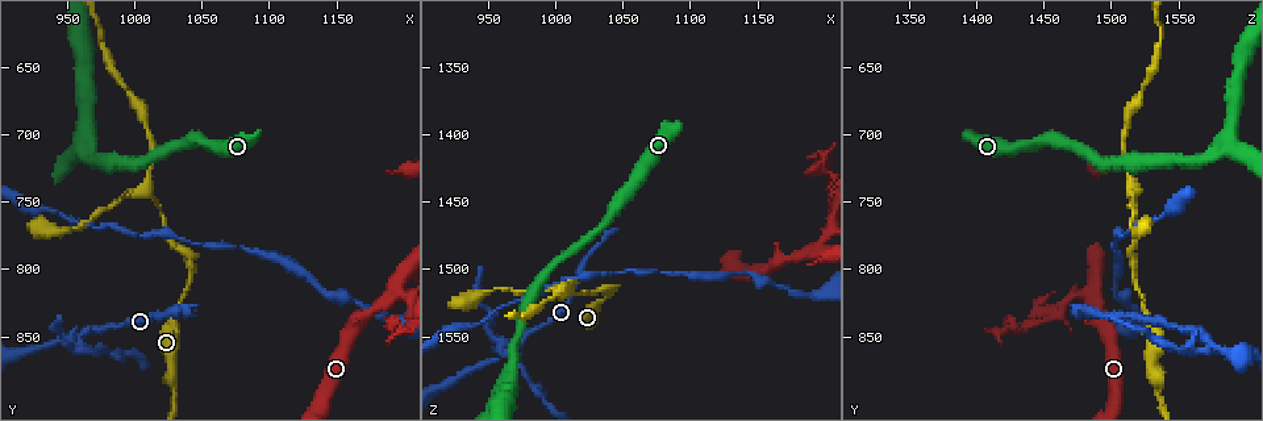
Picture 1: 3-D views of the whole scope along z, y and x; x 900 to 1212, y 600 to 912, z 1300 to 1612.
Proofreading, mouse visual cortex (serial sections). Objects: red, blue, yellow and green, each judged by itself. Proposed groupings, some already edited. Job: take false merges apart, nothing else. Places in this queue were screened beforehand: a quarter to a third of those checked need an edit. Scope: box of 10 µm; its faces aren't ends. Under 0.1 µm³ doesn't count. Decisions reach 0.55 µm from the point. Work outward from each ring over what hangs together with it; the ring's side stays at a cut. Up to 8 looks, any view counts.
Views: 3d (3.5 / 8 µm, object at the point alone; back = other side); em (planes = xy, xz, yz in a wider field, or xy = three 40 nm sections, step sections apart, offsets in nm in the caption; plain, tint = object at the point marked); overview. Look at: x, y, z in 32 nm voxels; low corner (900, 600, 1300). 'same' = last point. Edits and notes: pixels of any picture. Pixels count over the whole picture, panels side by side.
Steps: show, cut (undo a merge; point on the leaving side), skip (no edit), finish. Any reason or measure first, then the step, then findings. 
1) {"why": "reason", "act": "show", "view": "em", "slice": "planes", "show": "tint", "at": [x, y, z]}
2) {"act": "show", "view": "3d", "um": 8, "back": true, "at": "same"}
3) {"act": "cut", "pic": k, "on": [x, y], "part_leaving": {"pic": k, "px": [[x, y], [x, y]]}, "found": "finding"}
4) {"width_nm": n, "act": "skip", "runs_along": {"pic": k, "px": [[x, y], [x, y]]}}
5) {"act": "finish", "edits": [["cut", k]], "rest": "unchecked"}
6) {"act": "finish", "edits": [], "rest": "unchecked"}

{"why": "arms part here", "act": "show", "view": "3d", "um": 8, "at": [1010, 742, 1518]}

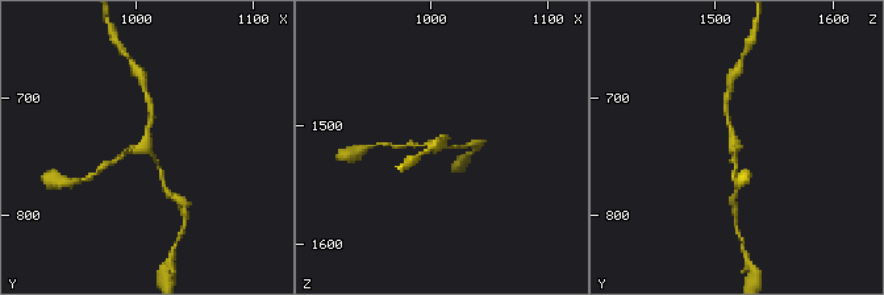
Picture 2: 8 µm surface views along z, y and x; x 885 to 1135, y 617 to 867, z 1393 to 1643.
{"arms": 3, "arm_widths_nm": [100, 150, 150], "act": "show", "view": "em", "slice": "xy", "step": 1, "show": "tint", "at": "same"}

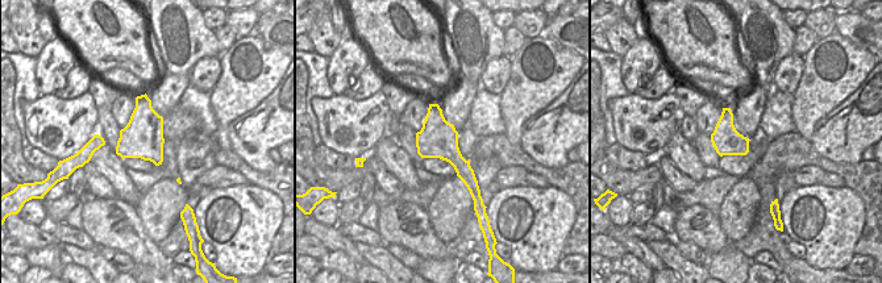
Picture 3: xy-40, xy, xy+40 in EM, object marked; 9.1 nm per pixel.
{"act": "skip", "runs_along": {"pic": 2, "px": [[163, 182], [158, 161], [145, 149], [153, 111]]}, "found": "all the same cell"}

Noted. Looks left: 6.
{"why": "a fork", "act": "show", "view": "3d", "um": 3.5, "at": [1182, 828, 1490]}

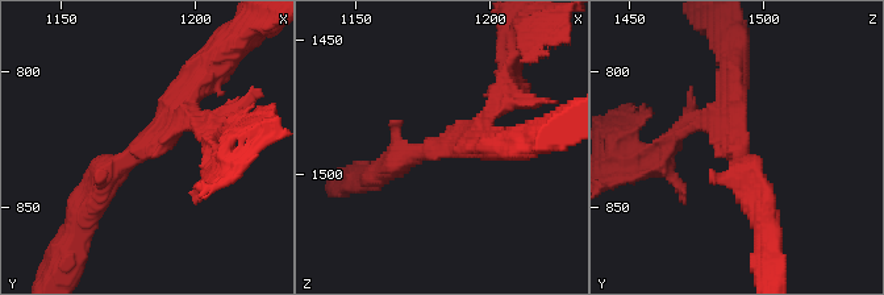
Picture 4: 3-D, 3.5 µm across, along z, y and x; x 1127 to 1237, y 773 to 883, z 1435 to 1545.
{"arms": 3, "arm_widths_nm": [150, 300, 350], "act": "show", "view": "em", "slice": "xy", "step": 2, "show": "tint", "at": [1182, 827, 1489]}

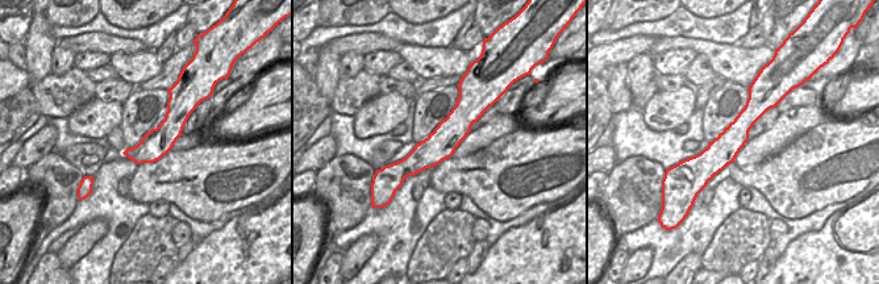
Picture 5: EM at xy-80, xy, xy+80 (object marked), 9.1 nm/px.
{"act": "skip", "runs_along": {"pic": 5, "px": [[469, 95], [465, 115], [399, 182]]}, "found": "continuous, no second cell"}

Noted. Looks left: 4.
{"why": "two arms in line, one across", "act": "show", "view": "3d", "um": 3.5, "at": [966, 848, 1562]}

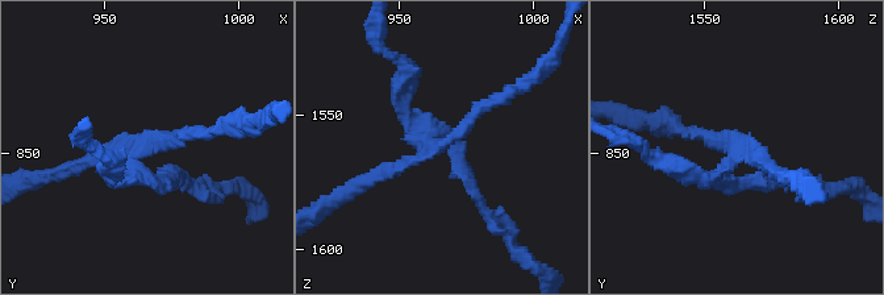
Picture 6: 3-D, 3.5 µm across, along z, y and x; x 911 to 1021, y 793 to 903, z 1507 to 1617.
{"act": "show", "view": "em", "slice": "planes", "show": "tint", "at": [964, 847, 1563]}

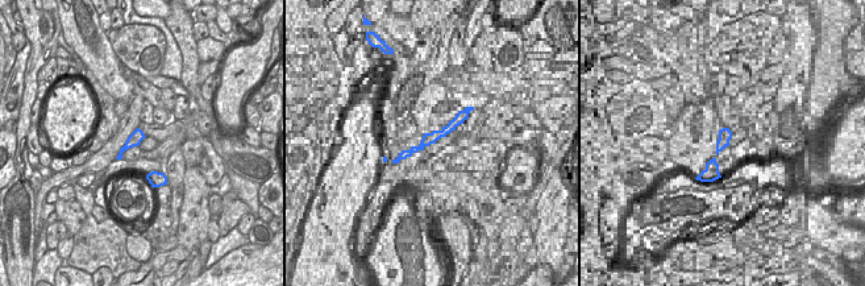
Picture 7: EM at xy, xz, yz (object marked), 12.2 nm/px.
{"act": "skip", "runs_along": {"pic": 6, "px": [[686, 132], [736, 140], [722, 177], [753, 181]]}, "found": "one cell here"}

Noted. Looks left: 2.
{"act": "finish", "edits": [], "rest": "unchecked"}

